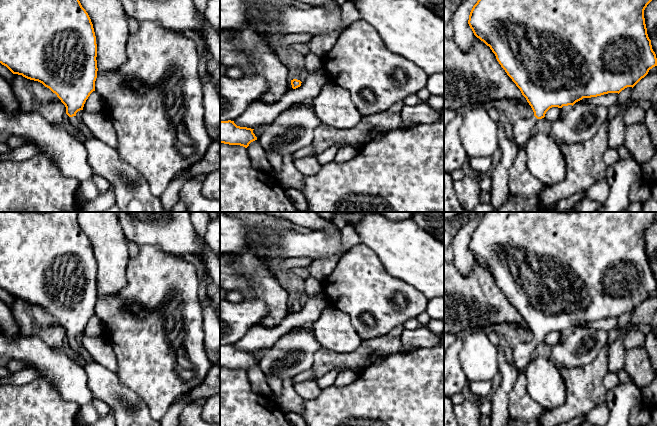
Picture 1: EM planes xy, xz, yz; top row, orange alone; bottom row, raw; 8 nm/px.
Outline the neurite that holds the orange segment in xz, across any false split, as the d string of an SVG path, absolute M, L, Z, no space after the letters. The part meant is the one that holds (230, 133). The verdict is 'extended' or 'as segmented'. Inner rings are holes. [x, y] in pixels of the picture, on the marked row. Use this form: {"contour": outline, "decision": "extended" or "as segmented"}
{"contour": "M220 121L220 143L229 145L240 145L245 148L257 137L254 129L237 126L234 121Z", "decision": "as segmented"}

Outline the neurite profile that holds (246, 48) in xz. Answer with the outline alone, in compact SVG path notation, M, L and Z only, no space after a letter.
M252 23L240 30L220 30L220 64L227 68L239 67L244 76L262 76L269 88L263 93L261 101L273 105L288 92L290 80L287 66L280 61L275 49L269 46L267 36L269 35L257 32Z

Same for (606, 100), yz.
M608 93L597 97L583 98L580 102L609 108L617 102L617 99L618 93Z

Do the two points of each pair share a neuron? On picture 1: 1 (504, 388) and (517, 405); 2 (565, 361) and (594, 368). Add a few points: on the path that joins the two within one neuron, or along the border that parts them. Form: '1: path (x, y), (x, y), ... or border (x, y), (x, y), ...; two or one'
1: border (519, 374), (508, 394), (509, 415); two
2: border (600, 349), (590, 362), (560, 370); two

